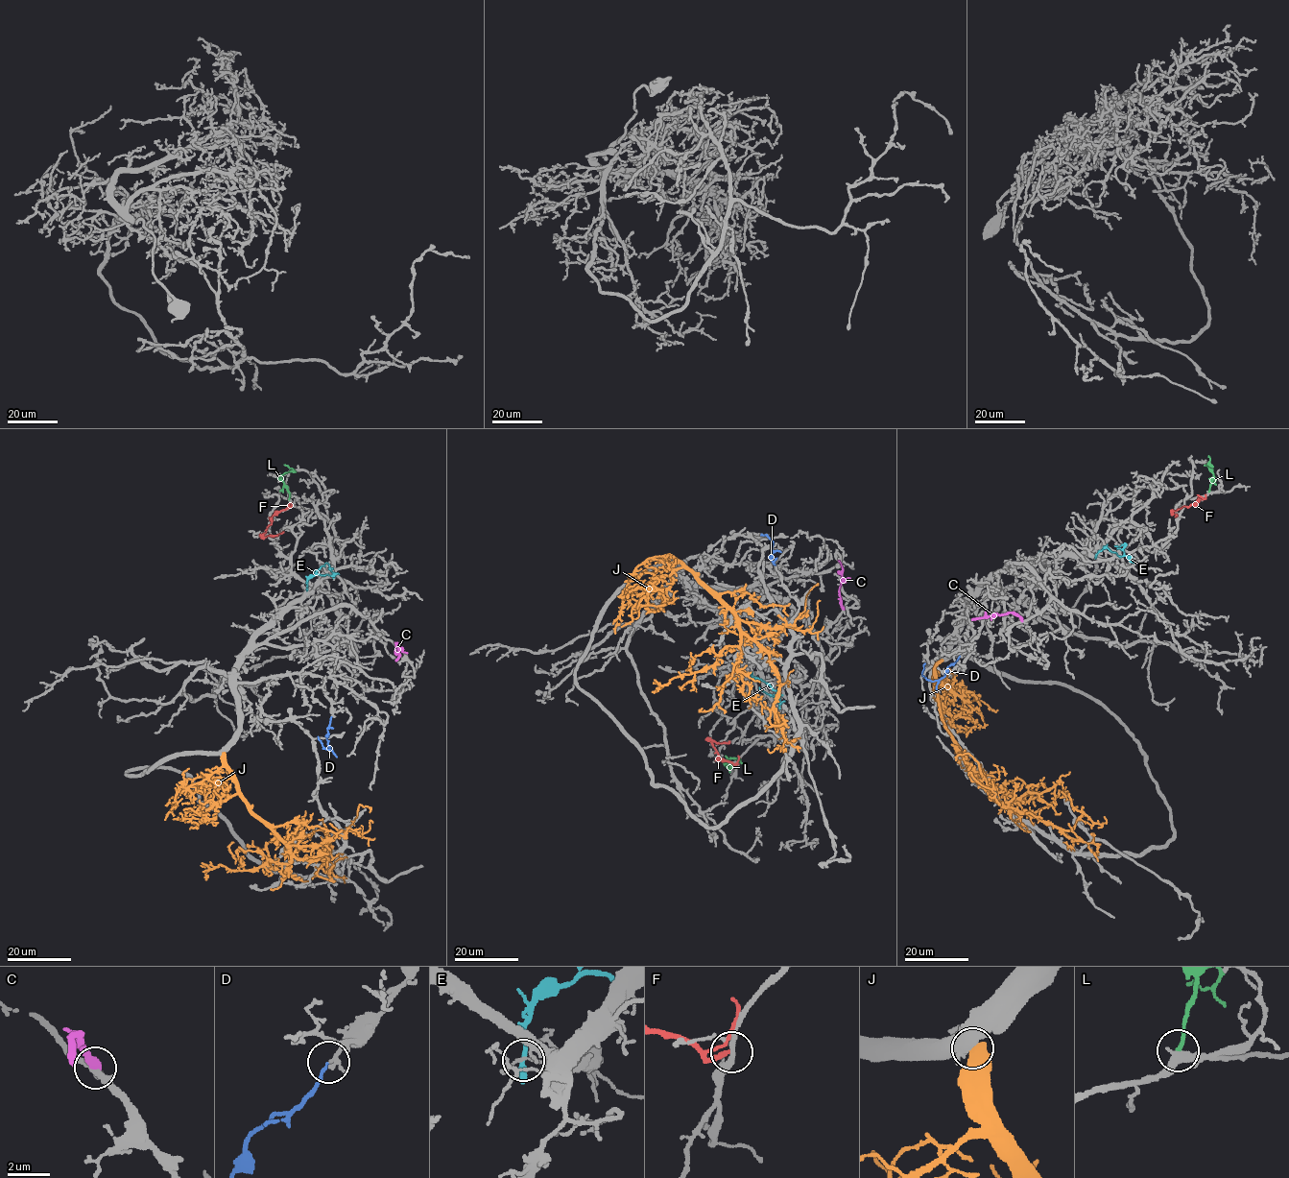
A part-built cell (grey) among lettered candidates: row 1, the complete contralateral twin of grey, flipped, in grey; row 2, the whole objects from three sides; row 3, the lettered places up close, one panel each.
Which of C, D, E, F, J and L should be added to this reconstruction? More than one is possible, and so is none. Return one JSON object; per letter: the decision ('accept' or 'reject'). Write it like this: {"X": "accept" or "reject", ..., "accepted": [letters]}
{"C": "reject", "D": "accept", "E": "reject", "F": "reject", "J": "reject", "L": "reject", "accepted": ["D"]}

